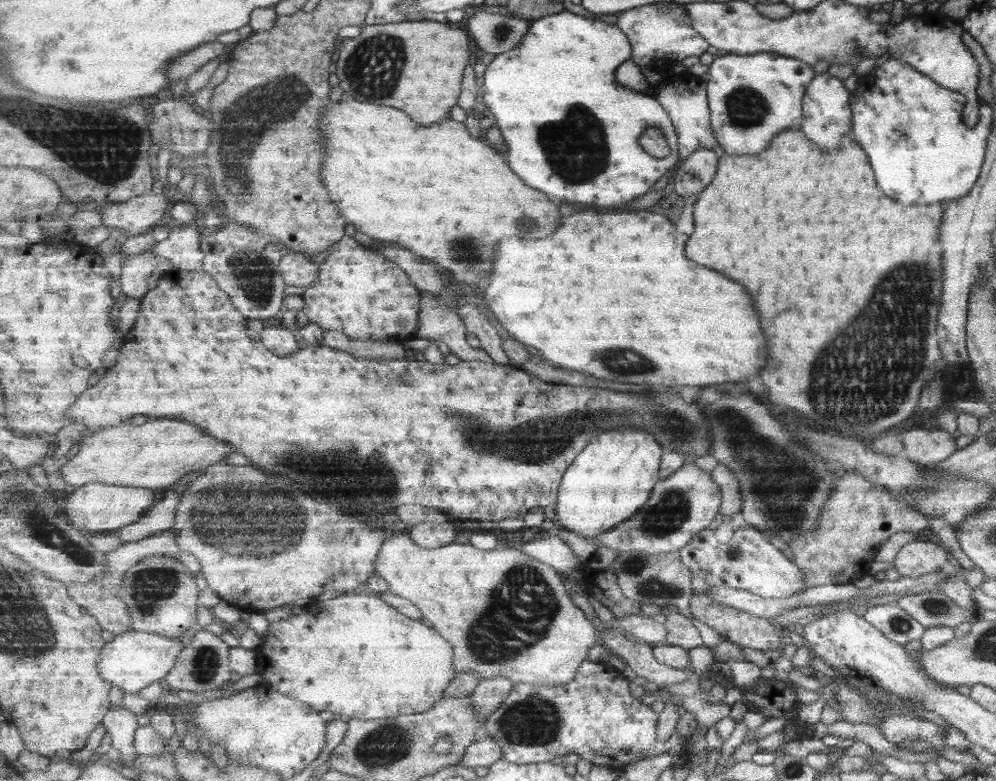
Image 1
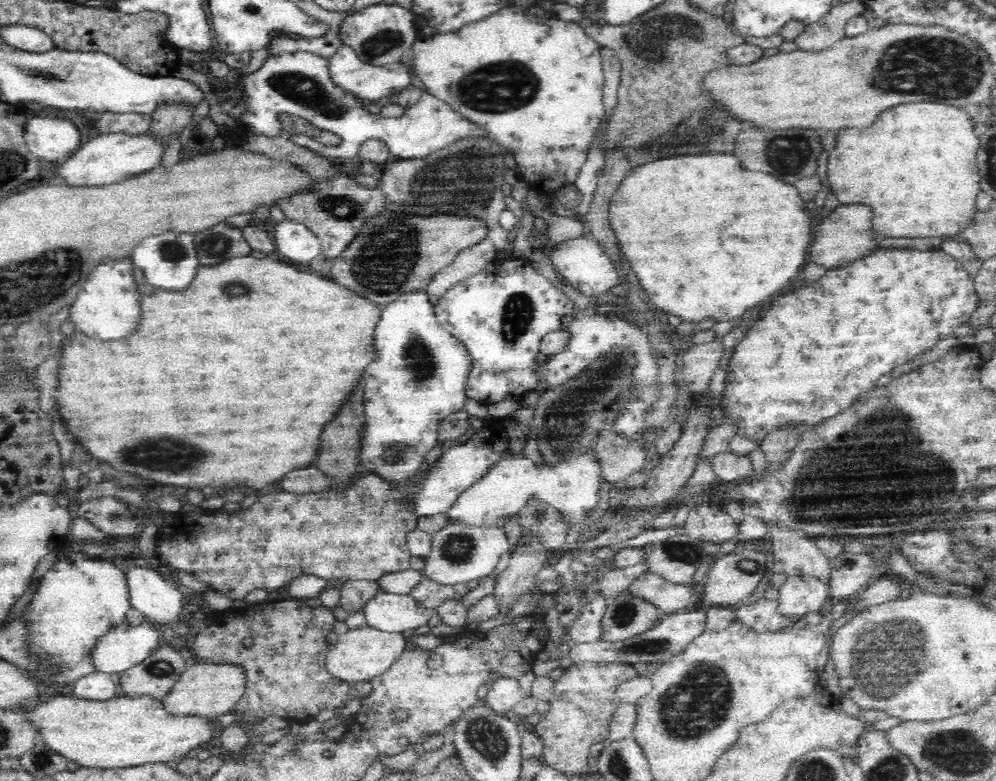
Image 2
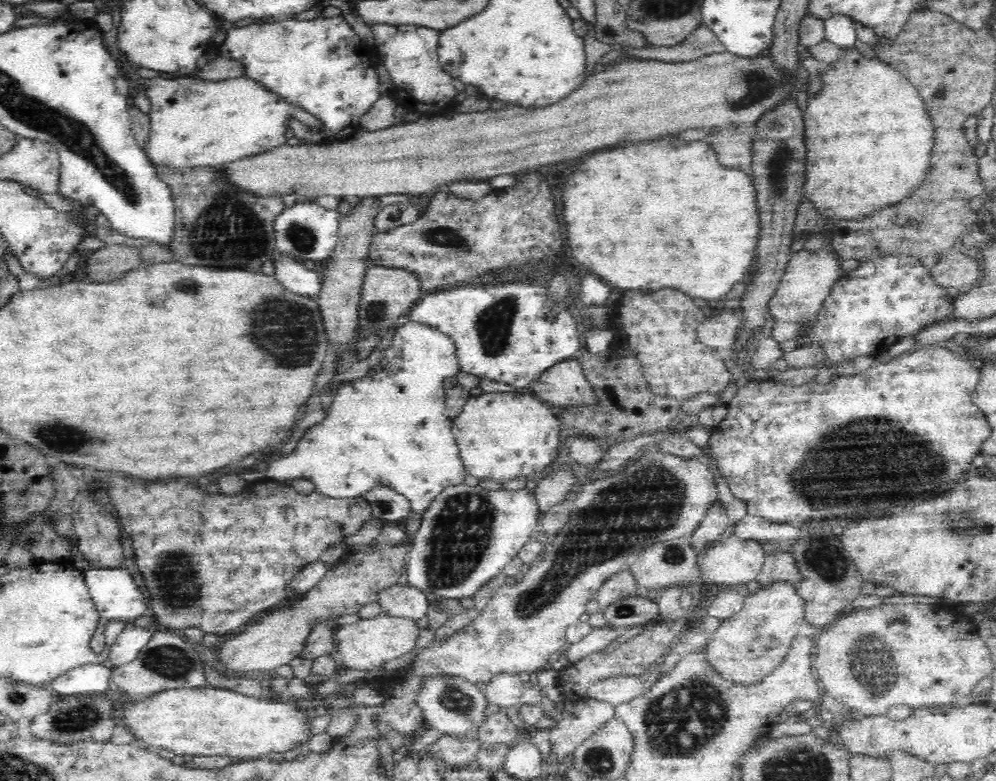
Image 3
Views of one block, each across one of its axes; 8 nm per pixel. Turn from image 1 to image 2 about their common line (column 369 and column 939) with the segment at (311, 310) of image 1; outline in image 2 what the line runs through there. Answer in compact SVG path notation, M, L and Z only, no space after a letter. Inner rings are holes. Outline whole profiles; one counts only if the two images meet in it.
M876 248L870 254L851 262L850 266L830 270L818 282L814 282L806 288L800 287L800 290L774 300L772 308L764 314L764 318L760 318L760 322L756 320L747 331L744 339L736 346L727 364L727 381L723 394L718 400L718 406L726 412L725 416L739 416L741 418L738 435L747 434L747 436L757 438L760 442L766 438L768 432L772 432L774 428L778 428L782 424L799 424L802 432L806 432L812 426L816 426L818 422L832 418L832 416L840 414L842 410L850 408L856 402L854 398L858 398L860 394L874 390L880 376L888 374L890 370L894 370L900 364L914 360L924 350L937 346L939 340L954 334L953 332L958 326L969 322L970 315L977 309L978 305L979 298L975 290L973 276L966 272L964 264L941 249L922 252L922 250L908 250L908 248Z

